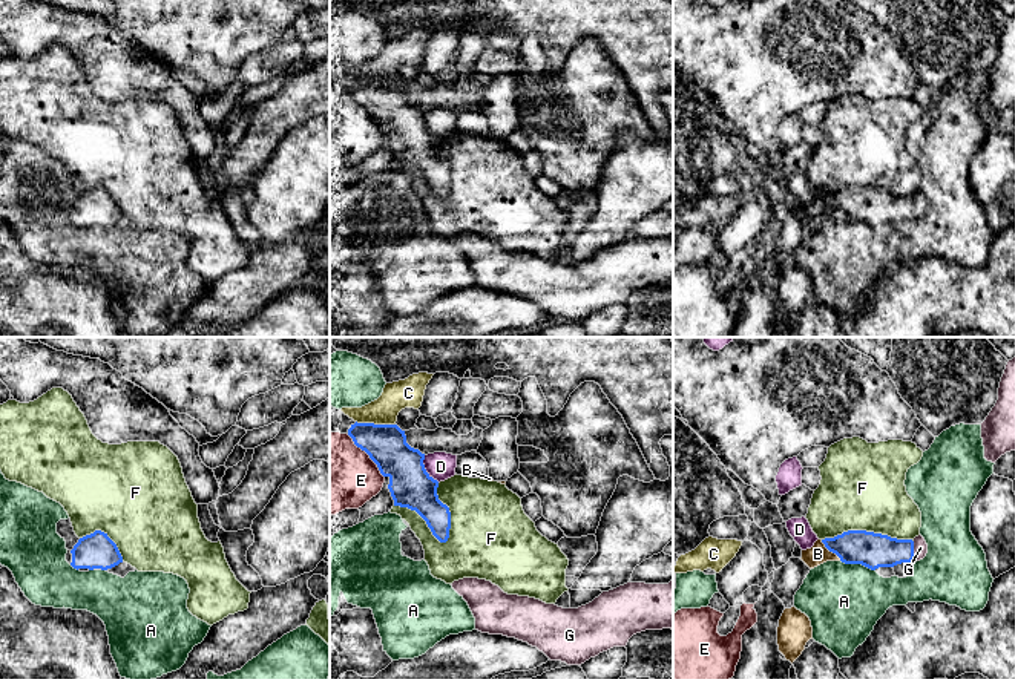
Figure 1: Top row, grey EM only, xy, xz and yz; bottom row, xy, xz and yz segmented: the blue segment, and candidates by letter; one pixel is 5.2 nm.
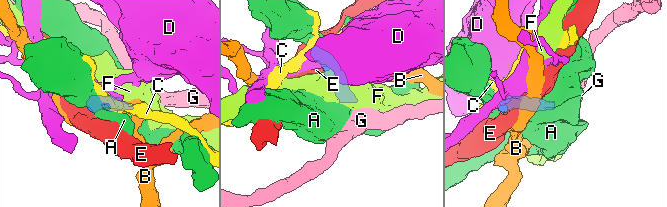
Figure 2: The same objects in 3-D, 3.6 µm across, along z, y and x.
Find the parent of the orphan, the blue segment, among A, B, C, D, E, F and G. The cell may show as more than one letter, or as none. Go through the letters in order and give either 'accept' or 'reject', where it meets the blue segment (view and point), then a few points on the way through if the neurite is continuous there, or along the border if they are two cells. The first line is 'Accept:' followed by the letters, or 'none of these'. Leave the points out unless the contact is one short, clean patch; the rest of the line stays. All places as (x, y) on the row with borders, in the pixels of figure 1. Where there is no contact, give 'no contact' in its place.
Accept: G
A: reject; meets blue in yz at (857, 563)
B: reject; meets blue in yz at (830, 551); border along yz (821, 540), (840, 560)
C: reject; meets blue in xz at (376, 425)
D: reject; meets blue in xz at (425, 469); border along xz (423, 455), (423, 468), (439, 482)
E: reject; meets blue in xz at (368, 454); border along xz (347, 434), (368, 455), (384, 477)
F: reject; meets blue in xz at (423, 518)
G: accept; meets blue in yz at (913, 551)

